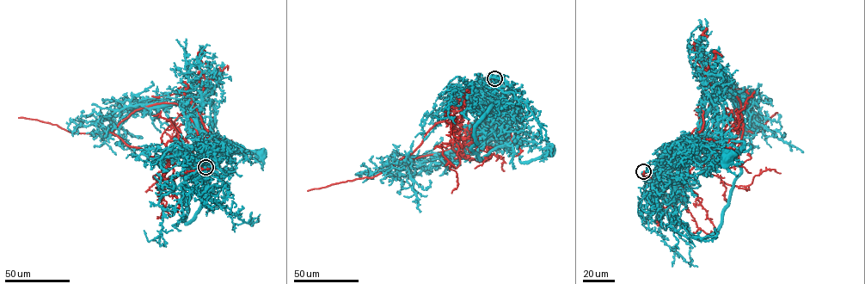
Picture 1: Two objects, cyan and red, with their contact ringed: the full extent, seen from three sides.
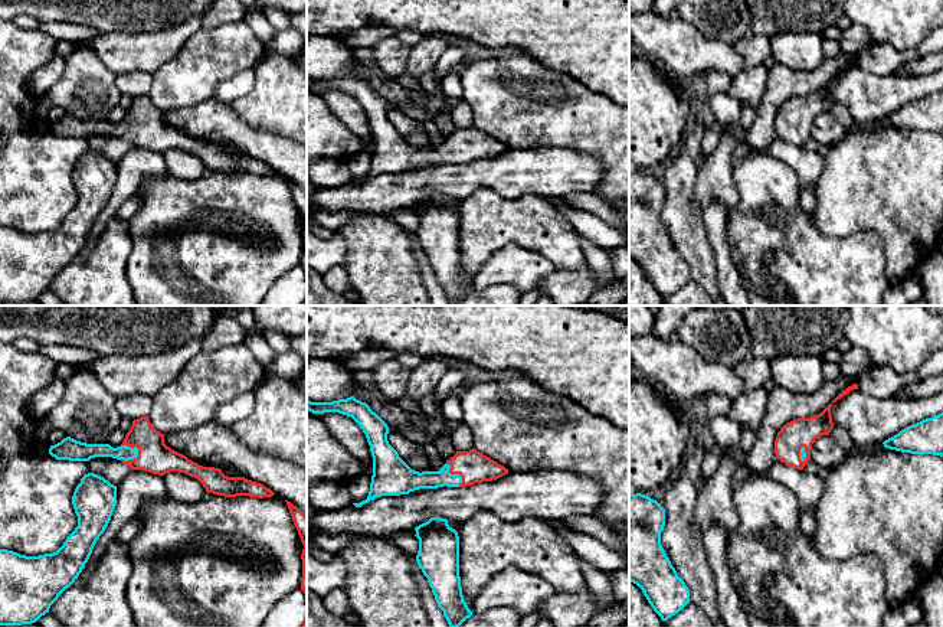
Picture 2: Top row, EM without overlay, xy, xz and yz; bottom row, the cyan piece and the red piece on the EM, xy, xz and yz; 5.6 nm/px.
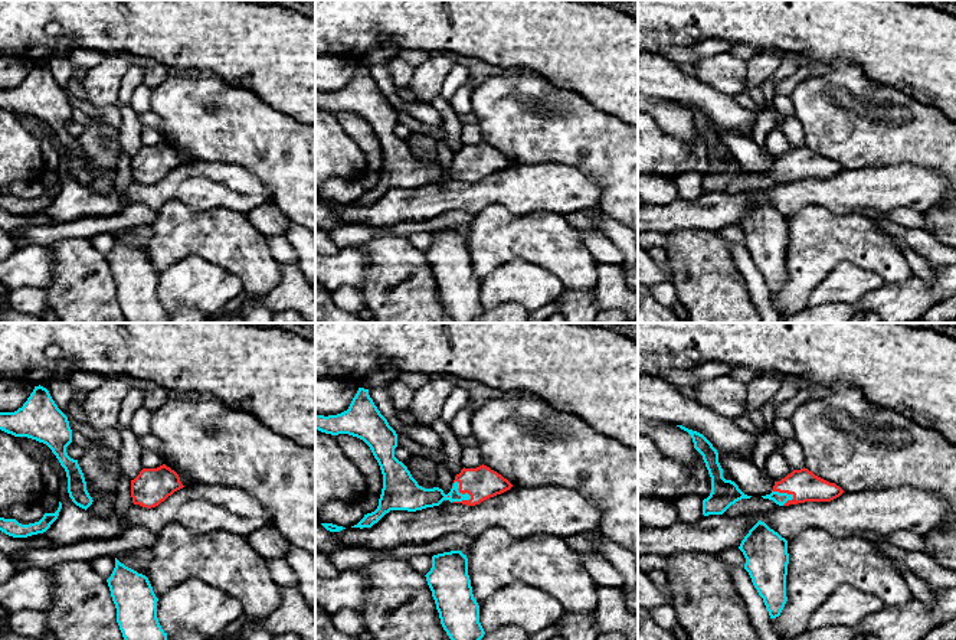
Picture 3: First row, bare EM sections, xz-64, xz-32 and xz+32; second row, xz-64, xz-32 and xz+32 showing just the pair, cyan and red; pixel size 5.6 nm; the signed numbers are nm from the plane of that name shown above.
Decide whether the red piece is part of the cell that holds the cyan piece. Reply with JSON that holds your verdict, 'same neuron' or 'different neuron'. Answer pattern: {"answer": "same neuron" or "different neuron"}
{"answer": "different neuron"}

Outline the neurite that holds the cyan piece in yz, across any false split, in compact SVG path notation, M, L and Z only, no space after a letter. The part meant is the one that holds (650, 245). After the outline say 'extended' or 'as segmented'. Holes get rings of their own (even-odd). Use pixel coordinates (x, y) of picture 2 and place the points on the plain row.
M641 170L629 172L629 258L642 267L654 288L667 298L690 280L690 267L661 222L664 203L665 186L661 180Z | as segmented

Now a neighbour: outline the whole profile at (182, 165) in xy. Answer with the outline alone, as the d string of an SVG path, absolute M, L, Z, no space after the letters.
M170 148L163 153L167 173L181 180L196 180L202 177L207 169L203 161L184 150Z

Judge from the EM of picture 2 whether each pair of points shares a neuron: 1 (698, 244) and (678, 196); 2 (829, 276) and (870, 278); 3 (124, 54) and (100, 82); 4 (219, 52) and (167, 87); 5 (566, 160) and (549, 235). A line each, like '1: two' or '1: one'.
1: one
2: one
3: two
4: one
5: two

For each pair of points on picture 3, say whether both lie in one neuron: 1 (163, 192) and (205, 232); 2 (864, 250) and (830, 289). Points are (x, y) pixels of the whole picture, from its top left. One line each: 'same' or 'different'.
1: different
2: different

